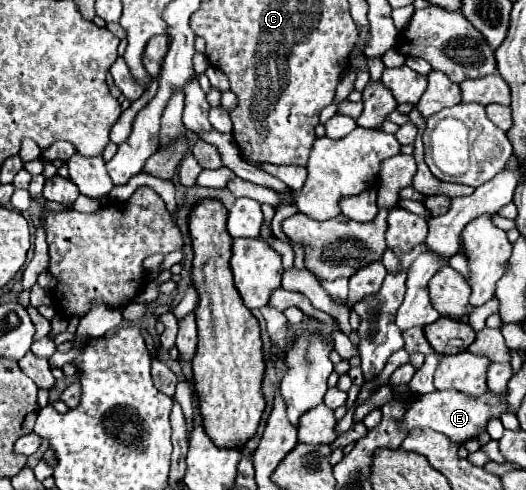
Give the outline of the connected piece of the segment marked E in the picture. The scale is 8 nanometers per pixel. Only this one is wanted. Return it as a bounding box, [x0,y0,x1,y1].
[403,390,509,444]

